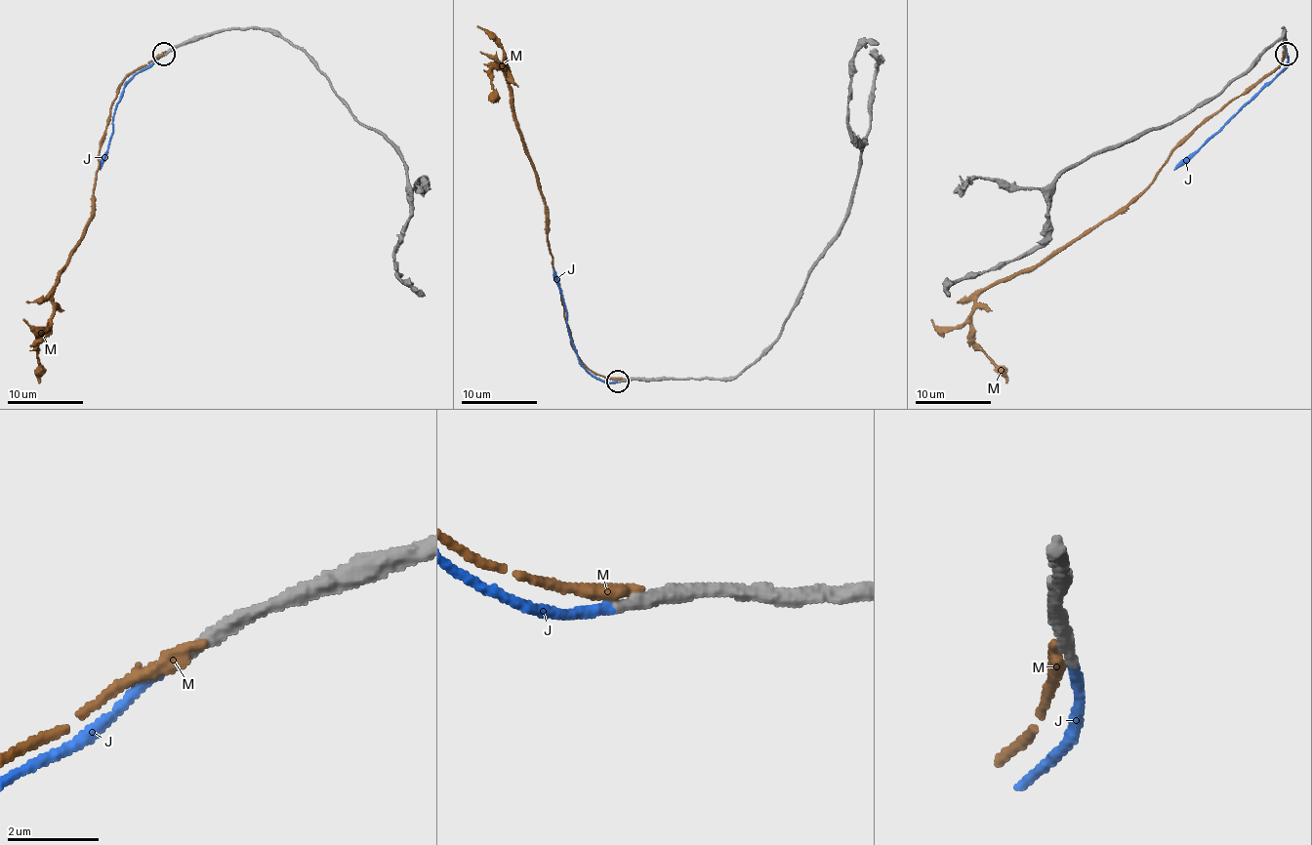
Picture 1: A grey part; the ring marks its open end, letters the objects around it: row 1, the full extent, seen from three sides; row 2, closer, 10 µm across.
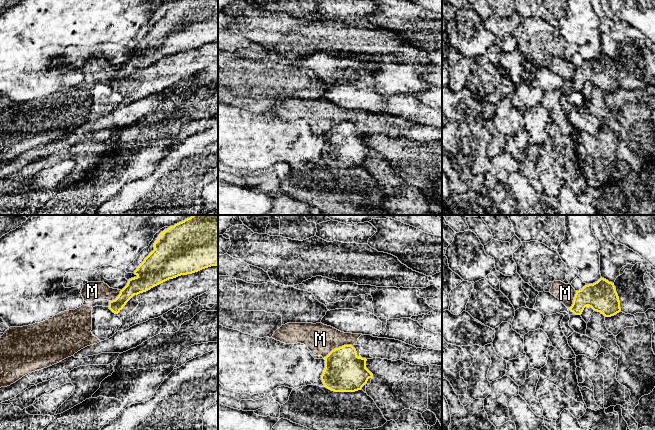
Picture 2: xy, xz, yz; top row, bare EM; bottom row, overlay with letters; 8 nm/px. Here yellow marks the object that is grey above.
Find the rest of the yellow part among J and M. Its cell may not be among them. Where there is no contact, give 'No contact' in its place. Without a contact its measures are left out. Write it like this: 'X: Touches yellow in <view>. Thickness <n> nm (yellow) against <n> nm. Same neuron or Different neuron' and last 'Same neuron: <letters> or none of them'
J: No contact. Same neuron
M: Touches yellow in xz. Thickness 320 nm (yellow) against 240 nm. Different neuron
Same neuron: J

